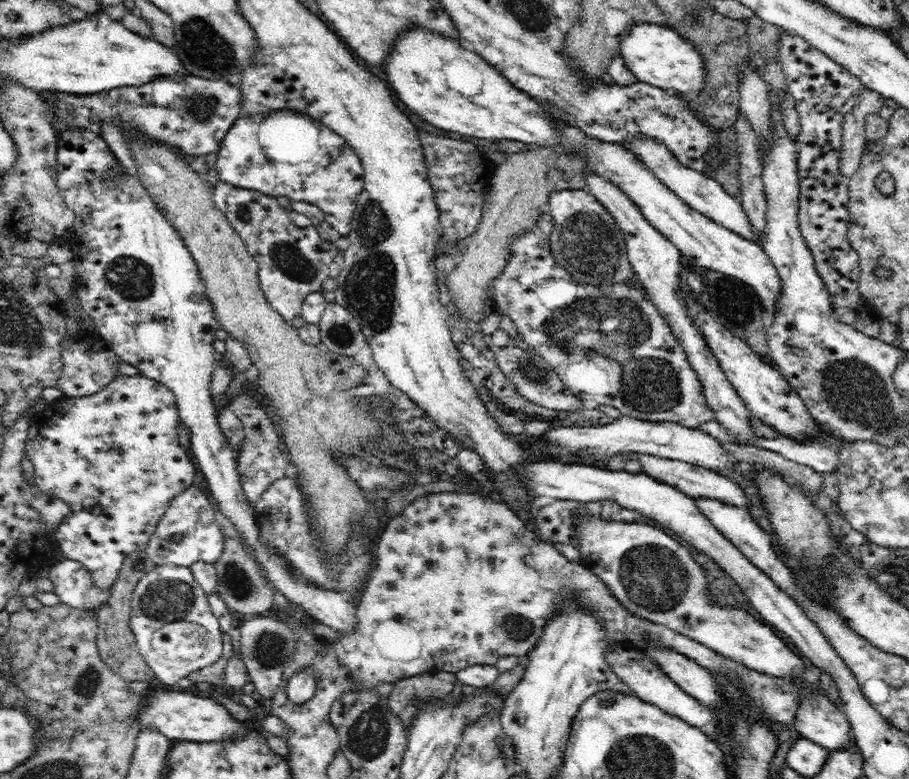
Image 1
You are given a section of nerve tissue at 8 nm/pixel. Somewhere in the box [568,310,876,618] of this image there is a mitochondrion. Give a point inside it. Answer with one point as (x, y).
(655, 580)

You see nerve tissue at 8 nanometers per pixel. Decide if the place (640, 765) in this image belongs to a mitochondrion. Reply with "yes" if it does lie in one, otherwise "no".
yes

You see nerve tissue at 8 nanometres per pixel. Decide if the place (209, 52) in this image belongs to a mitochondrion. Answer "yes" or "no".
yes

